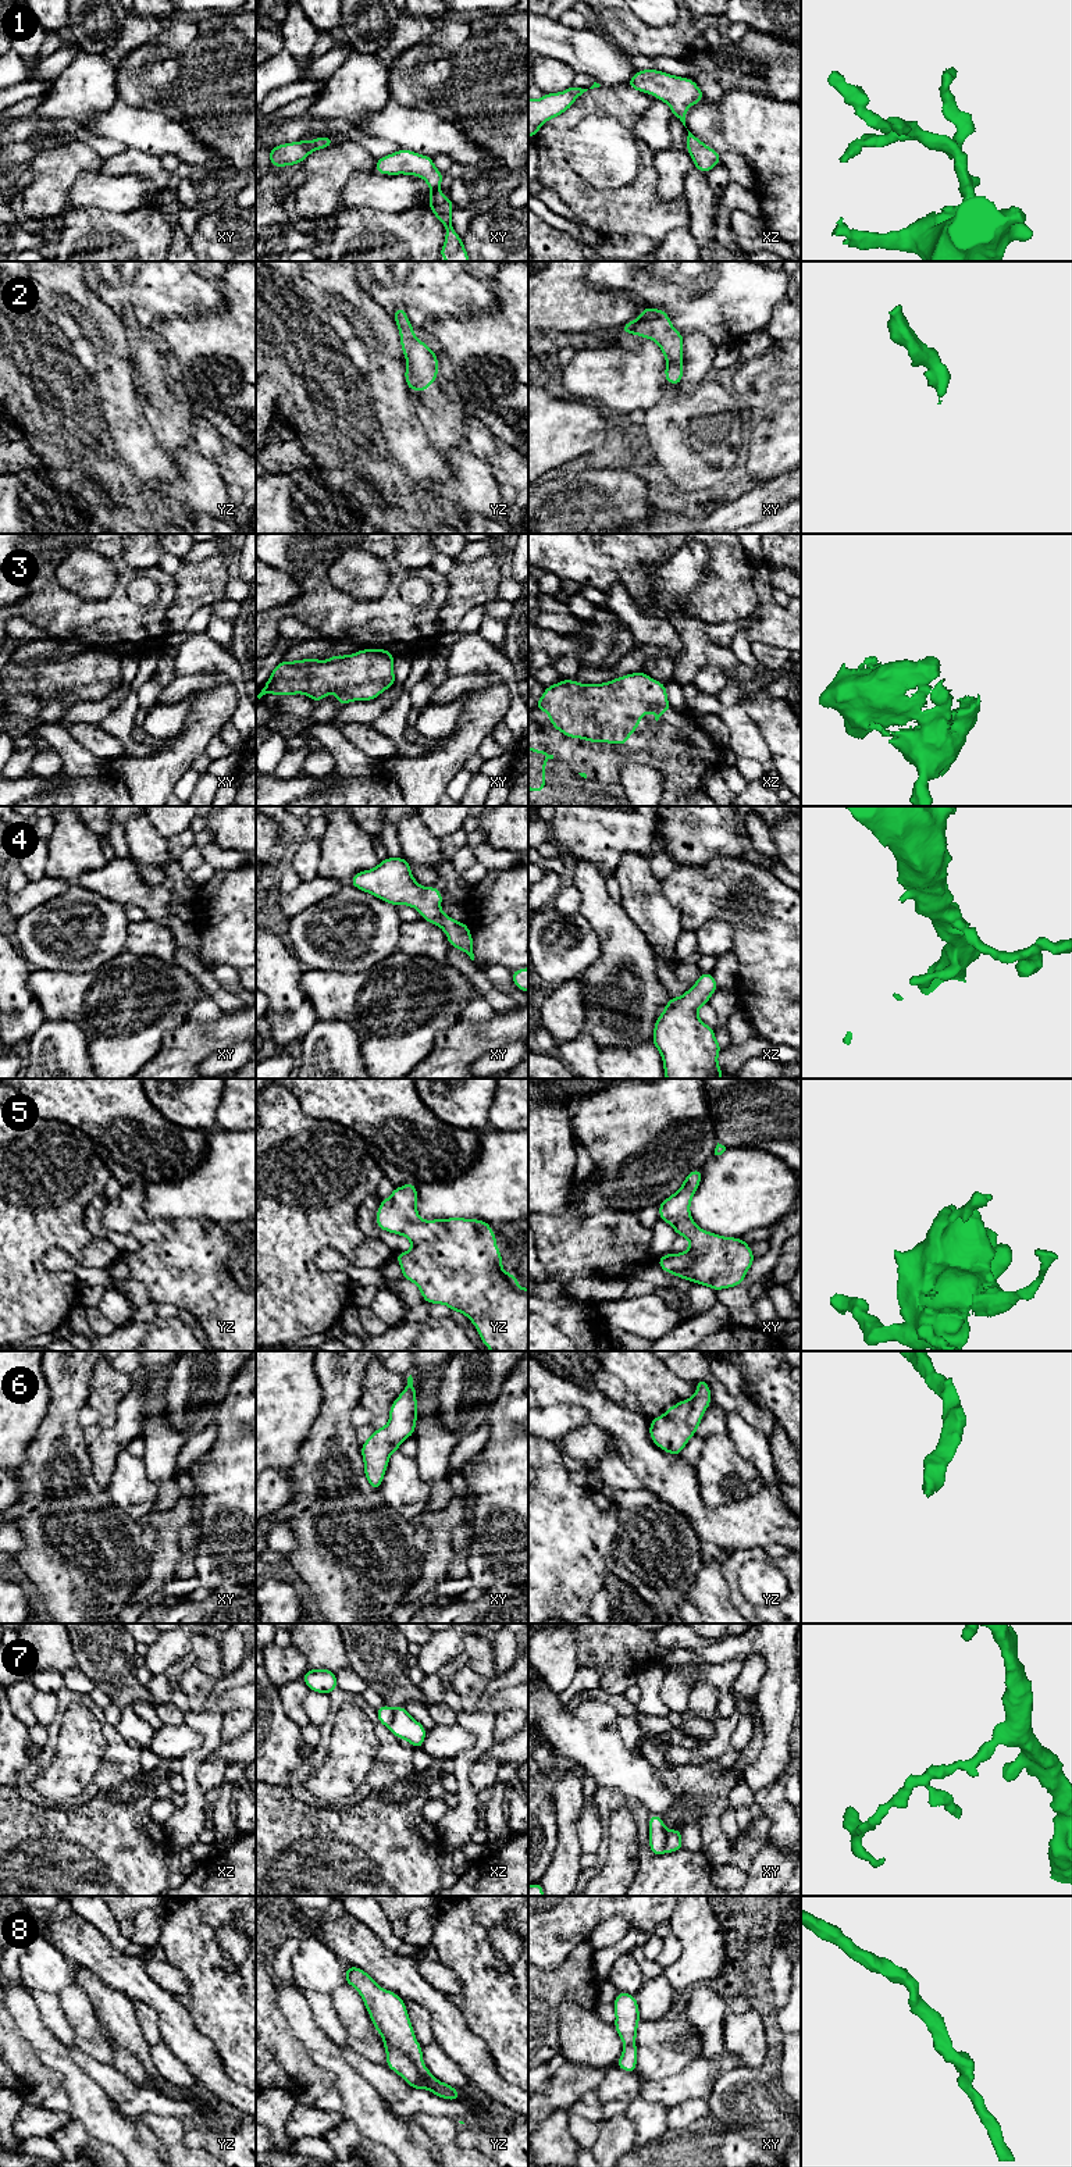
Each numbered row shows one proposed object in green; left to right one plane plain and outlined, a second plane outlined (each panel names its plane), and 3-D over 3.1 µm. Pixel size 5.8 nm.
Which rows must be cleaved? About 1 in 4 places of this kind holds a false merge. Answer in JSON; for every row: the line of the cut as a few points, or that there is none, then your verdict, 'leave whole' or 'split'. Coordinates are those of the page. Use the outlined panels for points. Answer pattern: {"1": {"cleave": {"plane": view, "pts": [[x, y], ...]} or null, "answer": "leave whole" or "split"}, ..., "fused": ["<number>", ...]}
{"1": {"cleave": null, "answer": "leave whole"}, "2": {"cleave": null, "answer": "leave whole"}, "3": {"cleave": null, "answer": "leave whole"}, "4": {"cleave": null, "answer": "leave whole"}, "5": {"cleave": null, "answer": "leave whole"}, "6": {"cleave": null, "answer": "leave whole"}, "7": {"cleave": {"plane": "xy", "pts": [[668, 1831], [663, 1852]]}, "answer": "split"}, "8": {"cleave": null, "answer": "leave whole"}, "fused": ["7"]}

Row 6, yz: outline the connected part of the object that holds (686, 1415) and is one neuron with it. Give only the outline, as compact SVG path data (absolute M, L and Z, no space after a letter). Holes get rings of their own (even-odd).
M706 1379L697 1380L697 1393L672 1405L663 1415L651 1421L649 1437L663 1451L680 1455L712 1401Z

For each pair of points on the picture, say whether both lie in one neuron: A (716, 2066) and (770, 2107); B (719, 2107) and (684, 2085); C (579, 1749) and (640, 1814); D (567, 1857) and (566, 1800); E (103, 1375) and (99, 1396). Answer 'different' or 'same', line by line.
A: different
B: different
C: different
D: same
E: same

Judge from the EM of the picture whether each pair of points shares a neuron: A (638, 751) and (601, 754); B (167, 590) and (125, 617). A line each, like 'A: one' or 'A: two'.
A: one
B: one

